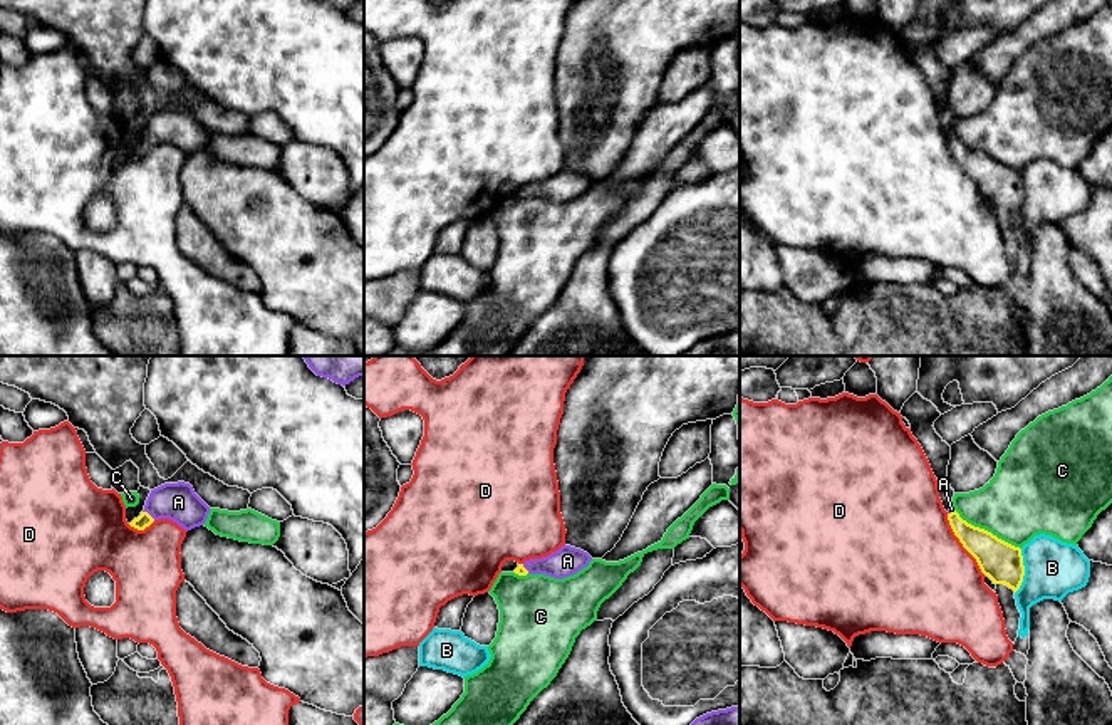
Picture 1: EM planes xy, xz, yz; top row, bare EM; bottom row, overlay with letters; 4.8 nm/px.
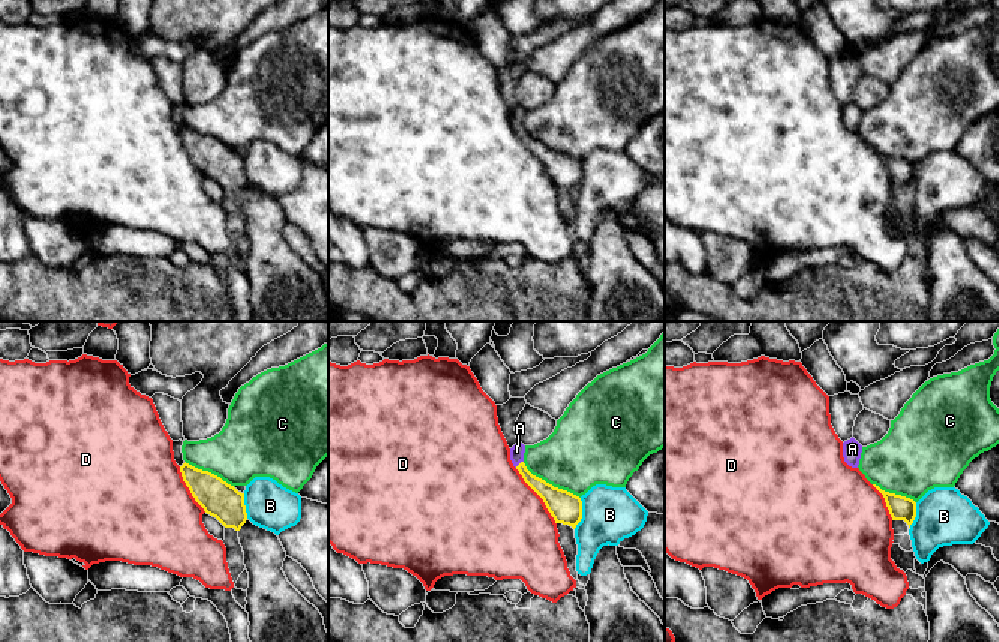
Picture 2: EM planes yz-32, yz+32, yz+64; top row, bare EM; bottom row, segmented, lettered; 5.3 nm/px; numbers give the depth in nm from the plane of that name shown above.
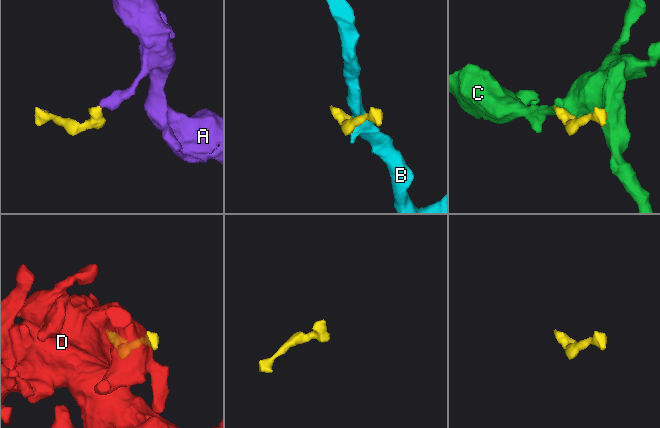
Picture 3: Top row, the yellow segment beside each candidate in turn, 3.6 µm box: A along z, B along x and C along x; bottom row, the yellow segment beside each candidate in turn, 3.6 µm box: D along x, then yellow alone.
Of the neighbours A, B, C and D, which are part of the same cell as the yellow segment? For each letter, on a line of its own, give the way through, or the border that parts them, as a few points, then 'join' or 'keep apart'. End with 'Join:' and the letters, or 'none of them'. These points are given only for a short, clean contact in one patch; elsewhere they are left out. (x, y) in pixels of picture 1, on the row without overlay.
A: way xy (145, 143), (148, 138), (163, 126), (178, 126); join
B: border yz (1022, 173), (1023, 205), (1015, 217); keep apart
C: border yz (955, 133), (968, 146), (990, 155), (1020, 173); keep apart
D: keep apart
Join: A

